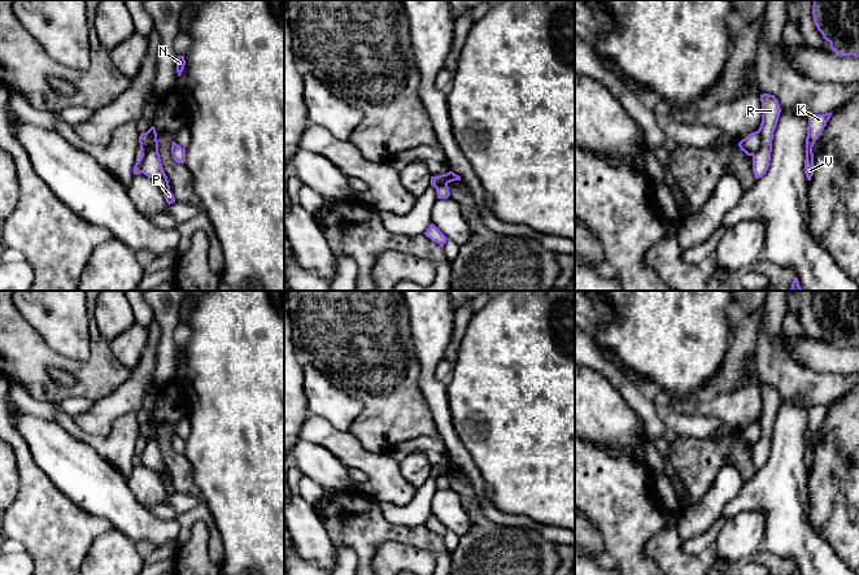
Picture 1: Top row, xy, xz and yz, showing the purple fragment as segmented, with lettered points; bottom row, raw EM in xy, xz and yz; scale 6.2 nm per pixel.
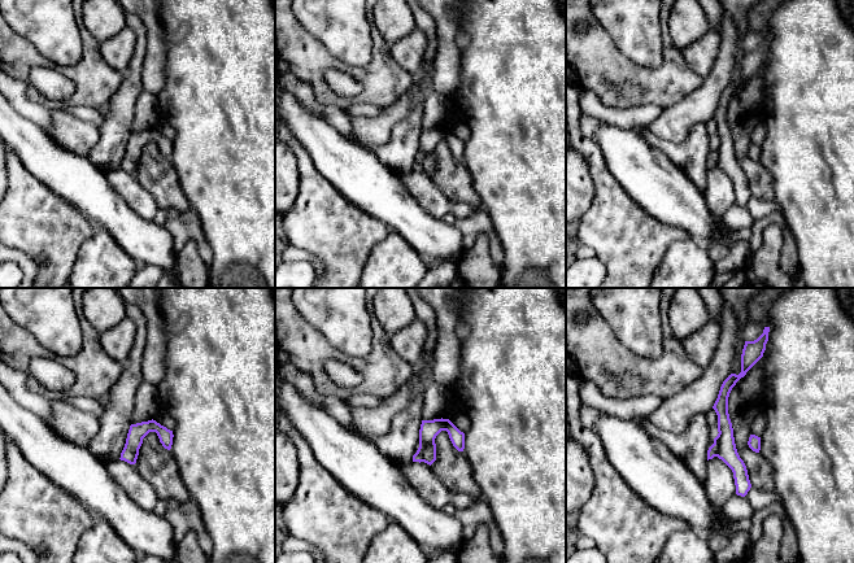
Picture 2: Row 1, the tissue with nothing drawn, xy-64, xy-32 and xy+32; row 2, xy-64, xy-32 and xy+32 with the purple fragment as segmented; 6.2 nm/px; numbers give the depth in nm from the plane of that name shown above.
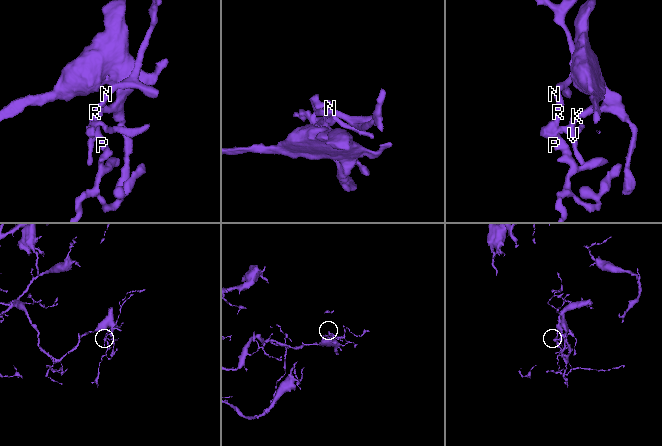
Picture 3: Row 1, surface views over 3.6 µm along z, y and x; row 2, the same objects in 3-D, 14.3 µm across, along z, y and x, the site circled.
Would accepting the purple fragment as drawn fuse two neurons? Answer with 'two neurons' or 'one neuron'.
two neurons

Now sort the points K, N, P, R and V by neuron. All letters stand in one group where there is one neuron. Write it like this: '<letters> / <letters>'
K V / N P R

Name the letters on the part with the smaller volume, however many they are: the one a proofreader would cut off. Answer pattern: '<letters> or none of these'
N, P, R

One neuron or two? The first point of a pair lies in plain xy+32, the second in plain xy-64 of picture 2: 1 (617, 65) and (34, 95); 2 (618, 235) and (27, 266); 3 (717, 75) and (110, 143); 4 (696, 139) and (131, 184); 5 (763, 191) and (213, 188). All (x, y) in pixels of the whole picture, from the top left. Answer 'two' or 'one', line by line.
1: one
2: two
3: two
4: two
5: two

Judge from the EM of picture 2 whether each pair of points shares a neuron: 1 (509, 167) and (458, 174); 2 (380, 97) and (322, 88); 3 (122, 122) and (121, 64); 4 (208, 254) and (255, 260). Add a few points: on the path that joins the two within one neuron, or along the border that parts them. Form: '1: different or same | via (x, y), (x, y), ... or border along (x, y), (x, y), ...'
1: different | border along (462, 161), (480, 201)
2: same | via (366, 97), (349, 101), (336, 100)
3: different | border along (135, 44), (129, 68), (123, 74)
4: different | border along (201, 228), (213, 253), (213, 260), (209, 265)

